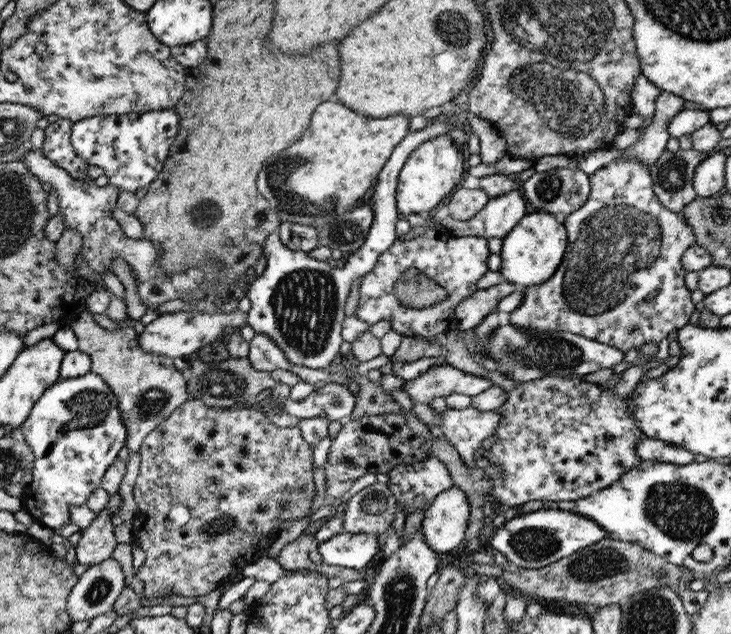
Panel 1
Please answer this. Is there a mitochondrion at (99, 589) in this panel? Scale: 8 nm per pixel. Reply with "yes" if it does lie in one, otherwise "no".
yes

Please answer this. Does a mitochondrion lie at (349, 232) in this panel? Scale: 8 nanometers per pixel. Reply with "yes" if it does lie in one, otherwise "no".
yes

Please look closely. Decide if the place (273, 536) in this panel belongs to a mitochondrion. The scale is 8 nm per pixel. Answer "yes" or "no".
no

